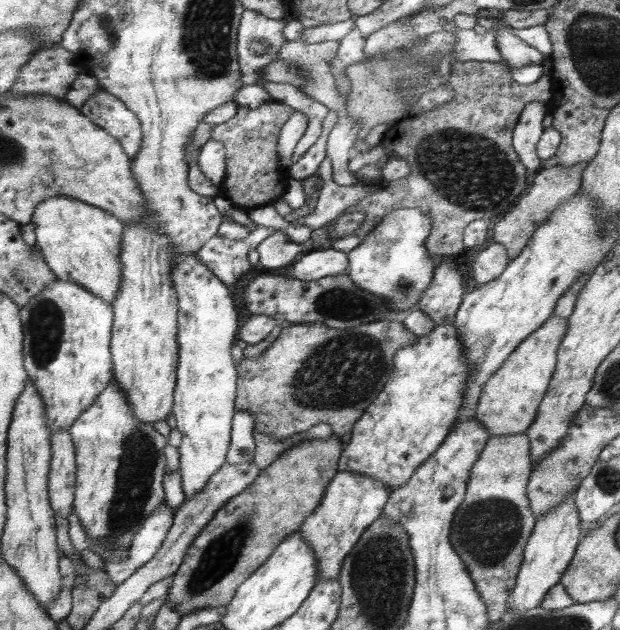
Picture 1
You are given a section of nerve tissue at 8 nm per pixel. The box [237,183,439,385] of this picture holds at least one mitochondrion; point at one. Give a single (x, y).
(333, 301)

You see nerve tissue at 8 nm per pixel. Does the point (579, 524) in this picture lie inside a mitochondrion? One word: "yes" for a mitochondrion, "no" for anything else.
no

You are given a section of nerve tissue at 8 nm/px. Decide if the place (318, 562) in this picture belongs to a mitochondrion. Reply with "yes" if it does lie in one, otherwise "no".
no

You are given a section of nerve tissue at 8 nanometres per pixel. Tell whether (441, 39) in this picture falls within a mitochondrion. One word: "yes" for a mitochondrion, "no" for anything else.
no

